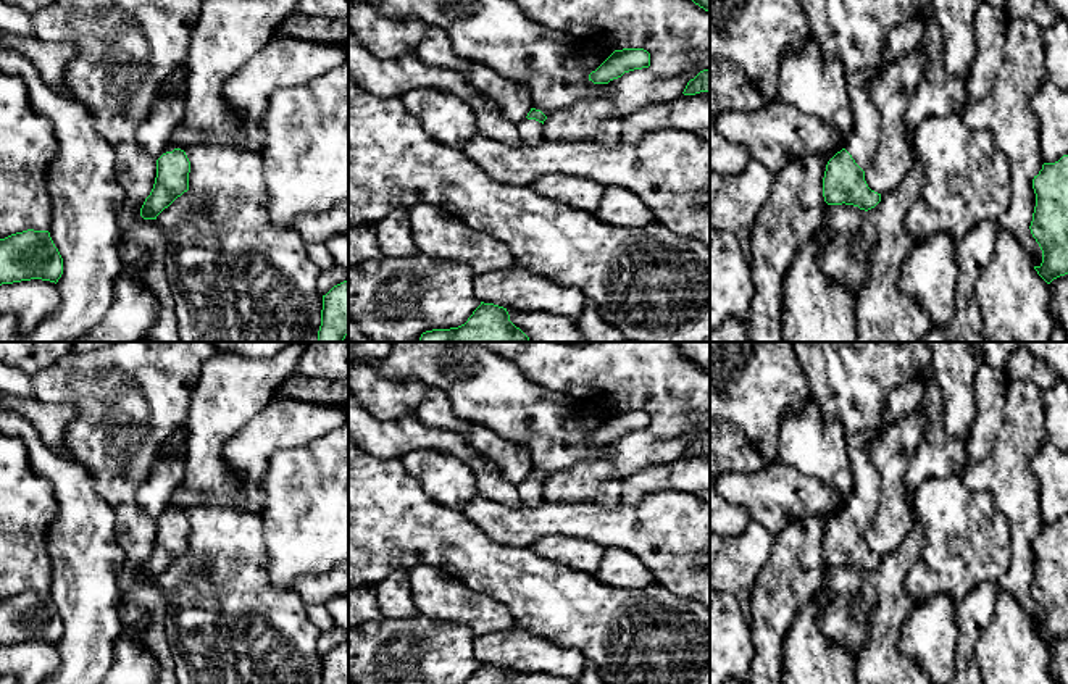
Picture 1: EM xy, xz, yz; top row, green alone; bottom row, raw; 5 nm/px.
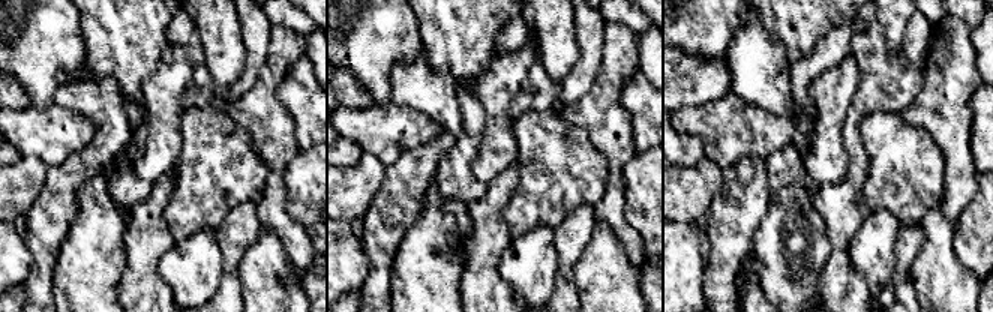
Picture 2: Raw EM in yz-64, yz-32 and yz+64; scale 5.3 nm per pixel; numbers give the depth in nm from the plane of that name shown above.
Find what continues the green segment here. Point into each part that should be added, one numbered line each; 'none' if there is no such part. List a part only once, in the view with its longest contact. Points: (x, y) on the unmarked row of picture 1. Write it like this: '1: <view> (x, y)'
1: yz (905, 399)

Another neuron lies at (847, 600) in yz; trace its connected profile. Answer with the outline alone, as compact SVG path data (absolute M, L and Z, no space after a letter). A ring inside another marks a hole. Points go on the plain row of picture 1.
M831 566L820 590L823 613L820 631L837 645L847 645L855 658L870 637L870 618L876 607L876 592L865 571L853 566Z

